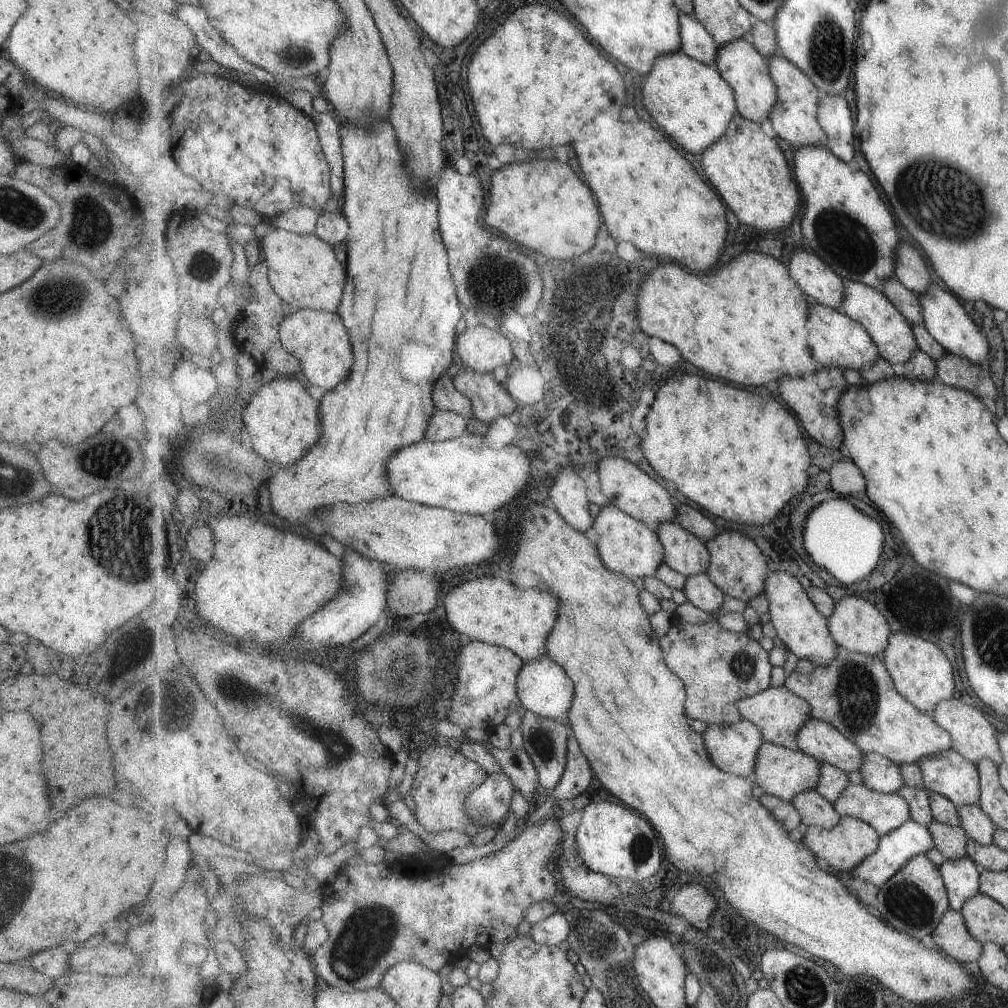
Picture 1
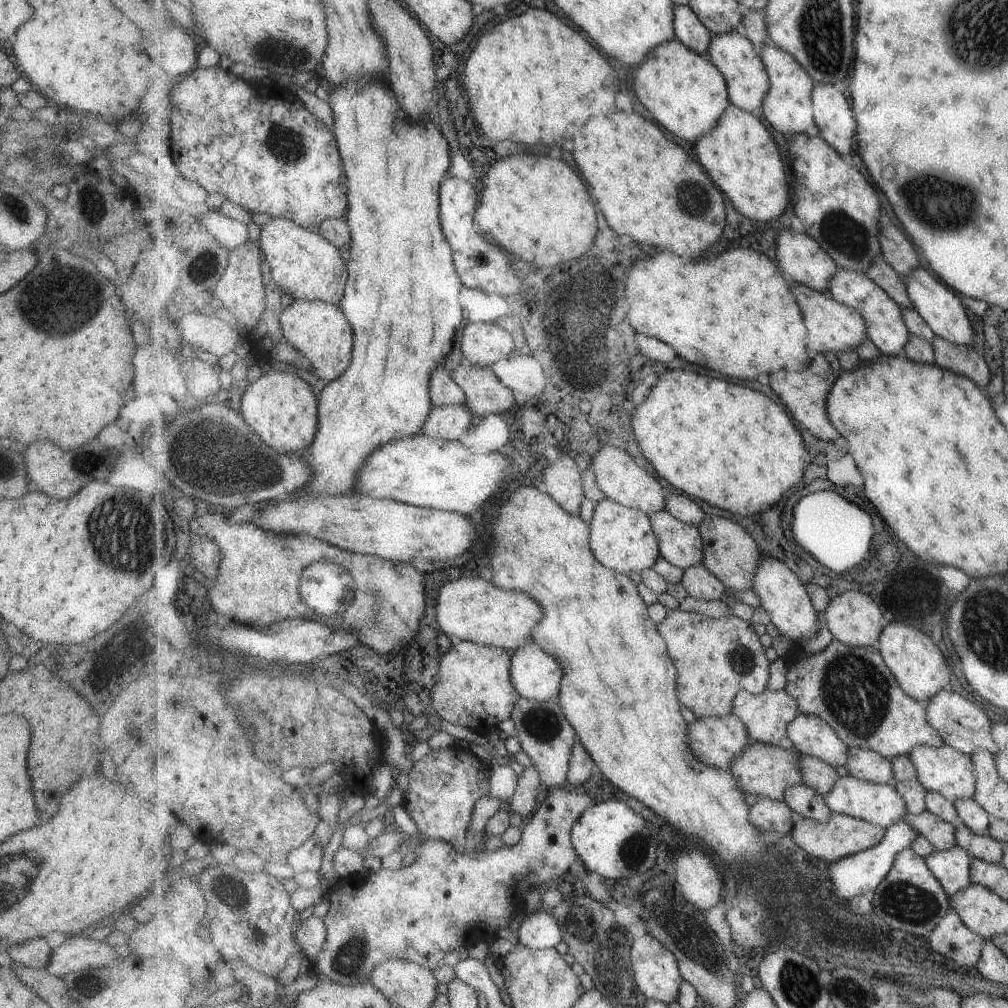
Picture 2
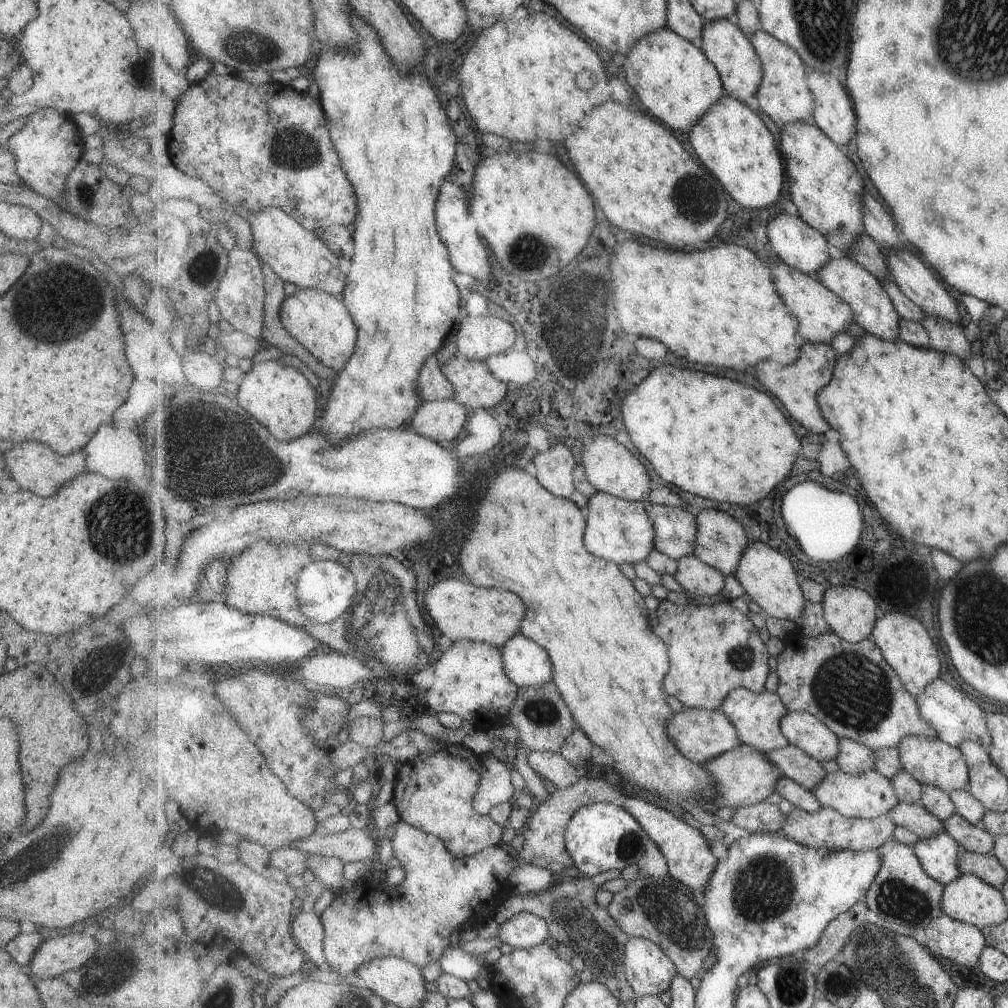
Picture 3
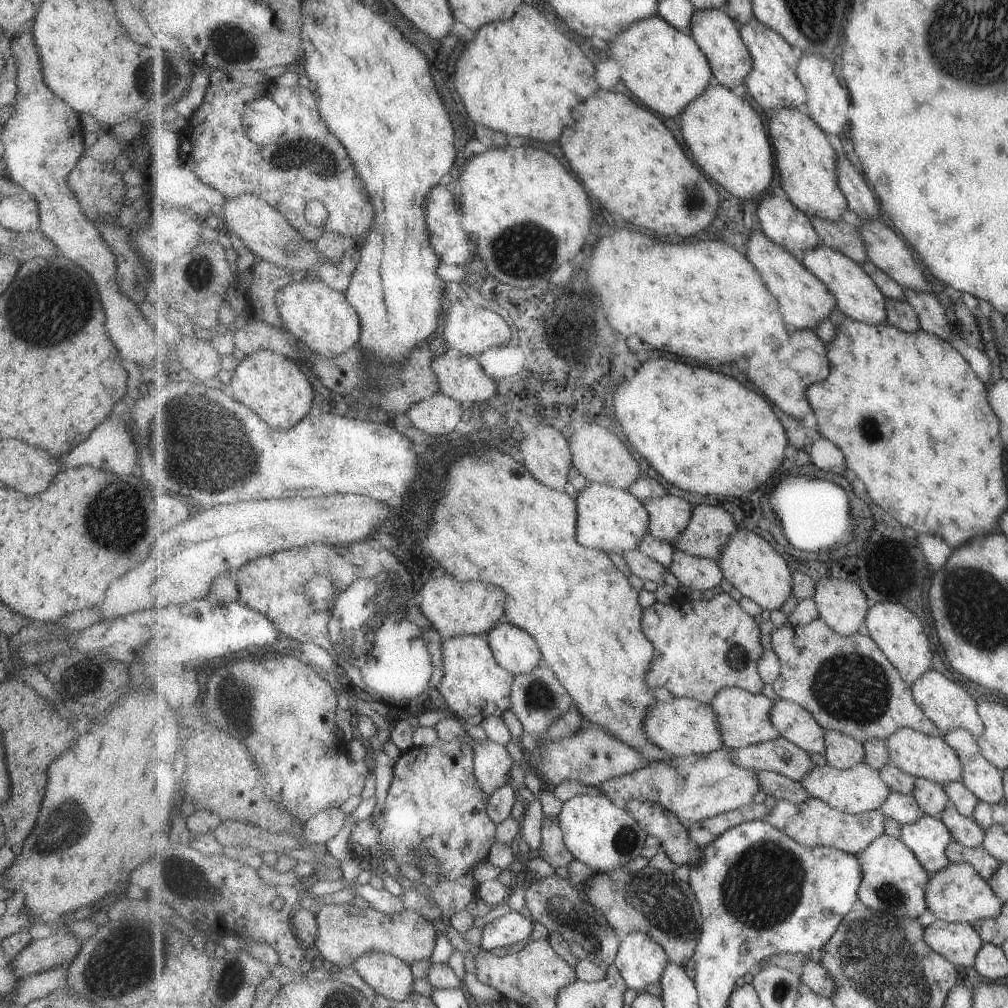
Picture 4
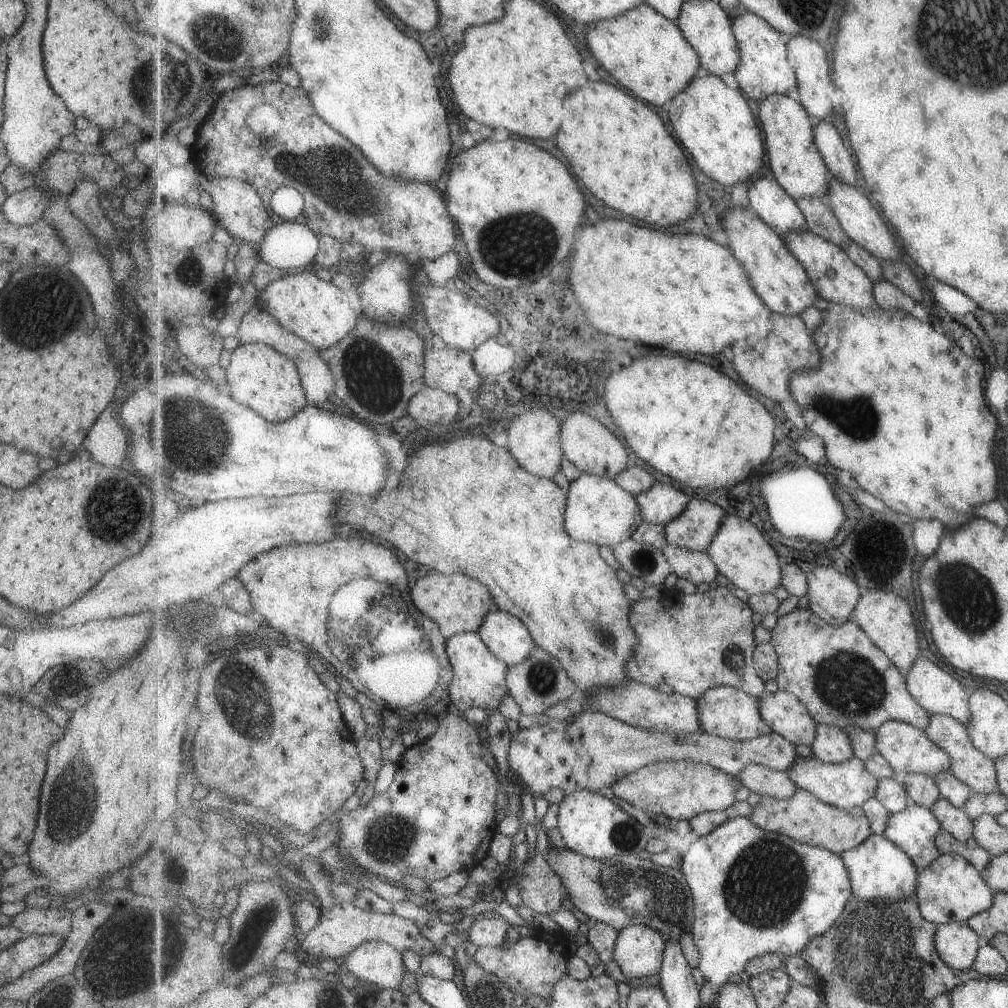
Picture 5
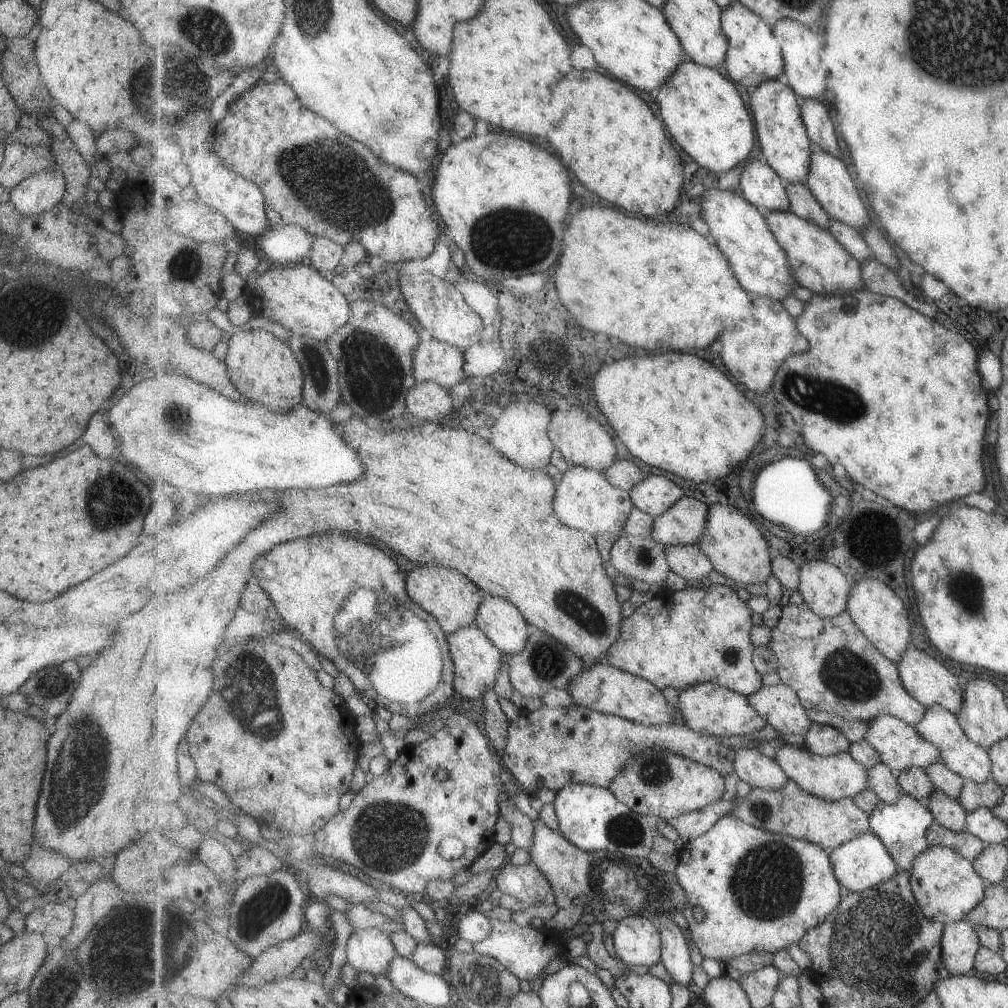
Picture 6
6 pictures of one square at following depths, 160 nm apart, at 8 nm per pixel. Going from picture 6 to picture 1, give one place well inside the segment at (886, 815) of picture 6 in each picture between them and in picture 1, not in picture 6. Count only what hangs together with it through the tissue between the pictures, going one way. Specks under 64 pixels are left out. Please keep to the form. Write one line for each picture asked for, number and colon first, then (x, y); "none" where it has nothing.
1: (962, 878)
2: (952, 867)
3: (939, 855)
4: (929, 837)
5: (915, 829)

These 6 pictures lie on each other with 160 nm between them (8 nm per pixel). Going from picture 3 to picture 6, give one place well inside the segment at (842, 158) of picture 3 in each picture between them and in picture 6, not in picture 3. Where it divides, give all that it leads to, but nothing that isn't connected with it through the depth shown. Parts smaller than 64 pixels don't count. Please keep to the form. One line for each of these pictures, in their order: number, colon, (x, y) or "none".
4: (808, 165)
5: (796, 161)
6: (783, 136)

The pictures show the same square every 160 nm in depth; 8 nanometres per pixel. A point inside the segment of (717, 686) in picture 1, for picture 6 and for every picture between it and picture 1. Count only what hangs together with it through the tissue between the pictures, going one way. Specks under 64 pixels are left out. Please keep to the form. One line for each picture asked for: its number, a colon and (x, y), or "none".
2: (718, 657)
3: (715, 649)
4: (703, 646)
5: (692, 643)
6: (676, 639)

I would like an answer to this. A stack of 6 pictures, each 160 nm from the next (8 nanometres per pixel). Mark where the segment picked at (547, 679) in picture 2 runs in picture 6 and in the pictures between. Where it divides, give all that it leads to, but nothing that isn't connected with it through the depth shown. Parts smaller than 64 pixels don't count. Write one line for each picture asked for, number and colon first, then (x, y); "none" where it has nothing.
3: (528, 665)
4: (515, 649)
5: (509, 638)
6: (503, 622)

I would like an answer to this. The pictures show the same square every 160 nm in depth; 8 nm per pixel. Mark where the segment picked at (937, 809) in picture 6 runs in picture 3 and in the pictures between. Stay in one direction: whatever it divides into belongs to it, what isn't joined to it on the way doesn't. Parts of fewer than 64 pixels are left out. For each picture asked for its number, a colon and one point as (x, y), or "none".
3: (973, 838)
4: (965, 830)
5: (954, 820)

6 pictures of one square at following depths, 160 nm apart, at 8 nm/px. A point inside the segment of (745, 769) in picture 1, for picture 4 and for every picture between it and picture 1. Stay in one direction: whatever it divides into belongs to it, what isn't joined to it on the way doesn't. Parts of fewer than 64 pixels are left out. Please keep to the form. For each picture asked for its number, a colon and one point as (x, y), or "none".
2: (717, 741)
3: (701, 734)
4: (682, 726)

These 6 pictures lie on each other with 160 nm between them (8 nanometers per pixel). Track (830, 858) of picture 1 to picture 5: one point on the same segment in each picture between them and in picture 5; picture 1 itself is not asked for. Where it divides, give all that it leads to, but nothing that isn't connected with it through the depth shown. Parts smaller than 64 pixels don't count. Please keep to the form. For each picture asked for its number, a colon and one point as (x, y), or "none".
2: (844, 835)
3: (827, 828)
4: (814, 823)
5: (804, 817)

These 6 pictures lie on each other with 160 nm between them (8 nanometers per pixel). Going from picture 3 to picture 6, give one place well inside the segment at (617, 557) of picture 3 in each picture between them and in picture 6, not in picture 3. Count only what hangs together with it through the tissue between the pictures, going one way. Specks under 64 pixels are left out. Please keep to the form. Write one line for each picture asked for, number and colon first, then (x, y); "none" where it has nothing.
4: (614, 520)
5: (600, 511)
6: (586, 500)

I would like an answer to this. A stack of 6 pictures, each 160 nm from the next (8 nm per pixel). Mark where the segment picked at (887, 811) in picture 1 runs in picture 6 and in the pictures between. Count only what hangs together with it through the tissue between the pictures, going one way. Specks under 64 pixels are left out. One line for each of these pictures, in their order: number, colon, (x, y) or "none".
2: (882, 804)
3: (868, 795)
4: (860, 789)
5: (848, 784)
6: (835, 777)

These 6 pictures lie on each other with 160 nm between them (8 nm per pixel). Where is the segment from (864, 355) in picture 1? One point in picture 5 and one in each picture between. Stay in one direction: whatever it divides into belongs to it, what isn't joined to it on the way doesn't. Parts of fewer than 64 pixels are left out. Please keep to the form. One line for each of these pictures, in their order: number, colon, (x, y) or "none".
2: (833, 326)
3: (823, 314)
4: (805, 300)
5: (781, 279)

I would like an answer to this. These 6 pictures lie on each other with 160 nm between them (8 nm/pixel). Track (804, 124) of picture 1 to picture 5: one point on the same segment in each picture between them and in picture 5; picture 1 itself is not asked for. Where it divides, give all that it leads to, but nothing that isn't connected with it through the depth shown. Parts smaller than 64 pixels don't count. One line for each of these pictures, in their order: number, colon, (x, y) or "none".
2: (788, 107)
3: (785, 96)
4: (774, 82)
5: (765, 69)

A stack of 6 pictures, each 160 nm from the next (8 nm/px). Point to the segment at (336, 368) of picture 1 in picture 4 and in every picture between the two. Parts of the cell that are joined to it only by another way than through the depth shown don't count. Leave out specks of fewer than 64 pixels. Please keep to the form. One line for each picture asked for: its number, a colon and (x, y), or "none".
2: (320, 330)
3: (320, 320)
4: (322, 317)

